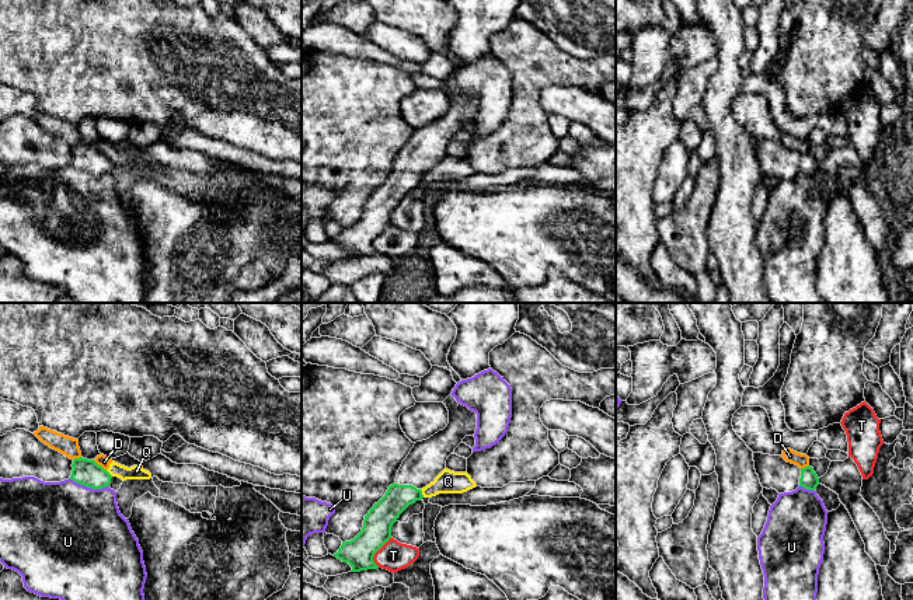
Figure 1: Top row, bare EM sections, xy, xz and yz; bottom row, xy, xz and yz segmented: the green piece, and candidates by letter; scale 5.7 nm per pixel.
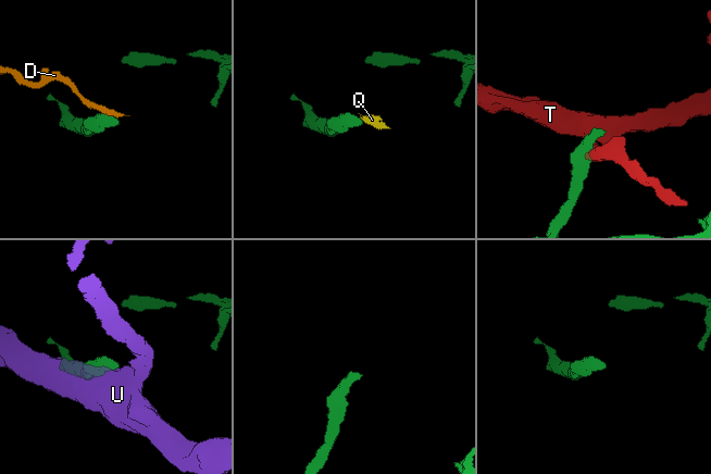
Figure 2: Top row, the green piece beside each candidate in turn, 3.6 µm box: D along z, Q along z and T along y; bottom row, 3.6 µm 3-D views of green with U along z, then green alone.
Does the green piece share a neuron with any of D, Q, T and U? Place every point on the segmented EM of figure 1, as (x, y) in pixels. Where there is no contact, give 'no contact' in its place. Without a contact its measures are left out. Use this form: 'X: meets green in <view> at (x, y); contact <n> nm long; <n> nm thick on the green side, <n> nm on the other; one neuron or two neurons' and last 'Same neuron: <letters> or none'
D: meets green in xy at (100, 466); contact 100 nm long; 150 nm thick on the green side, 70 nm on the other; two neurons
Q: meets green in xz at (421, 494); contact 50 nm long; 160 nm thick on the green side, 130 nm on the other; two neurons
T: meets green in xz at (376, 551); contact 190 nm long; 170 nm thick on the green side, 170 nm on the other; two neurons
U: meets green in xy at (89, 487); contact 240 nm long; 150 nm thick on the green side, 500 nm on the other; two neurons
Same neuron: none

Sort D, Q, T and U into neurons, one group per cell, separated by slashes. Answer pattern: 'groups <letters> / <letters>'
groups D Q / T / U

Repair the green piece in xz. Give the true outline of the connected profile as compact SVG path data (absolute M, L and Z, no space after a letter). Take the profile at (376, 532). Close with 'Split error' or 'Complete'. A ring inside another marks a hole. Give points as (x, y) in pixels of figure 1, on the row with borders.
M449 395L443 404L449 423L426 440L417 442L403 461L395 482L365 516L362 531L342 543L334 557L352 566L351 572L377 569L374 554L391 538L391 527L400 514L424 498L422 488L446 468L446 460L466 436L474 436L477 414Z. Split error

